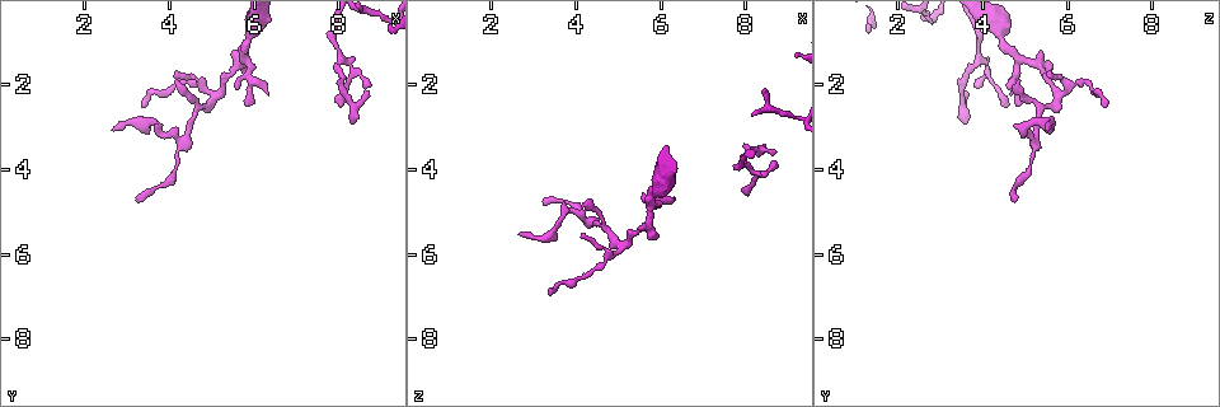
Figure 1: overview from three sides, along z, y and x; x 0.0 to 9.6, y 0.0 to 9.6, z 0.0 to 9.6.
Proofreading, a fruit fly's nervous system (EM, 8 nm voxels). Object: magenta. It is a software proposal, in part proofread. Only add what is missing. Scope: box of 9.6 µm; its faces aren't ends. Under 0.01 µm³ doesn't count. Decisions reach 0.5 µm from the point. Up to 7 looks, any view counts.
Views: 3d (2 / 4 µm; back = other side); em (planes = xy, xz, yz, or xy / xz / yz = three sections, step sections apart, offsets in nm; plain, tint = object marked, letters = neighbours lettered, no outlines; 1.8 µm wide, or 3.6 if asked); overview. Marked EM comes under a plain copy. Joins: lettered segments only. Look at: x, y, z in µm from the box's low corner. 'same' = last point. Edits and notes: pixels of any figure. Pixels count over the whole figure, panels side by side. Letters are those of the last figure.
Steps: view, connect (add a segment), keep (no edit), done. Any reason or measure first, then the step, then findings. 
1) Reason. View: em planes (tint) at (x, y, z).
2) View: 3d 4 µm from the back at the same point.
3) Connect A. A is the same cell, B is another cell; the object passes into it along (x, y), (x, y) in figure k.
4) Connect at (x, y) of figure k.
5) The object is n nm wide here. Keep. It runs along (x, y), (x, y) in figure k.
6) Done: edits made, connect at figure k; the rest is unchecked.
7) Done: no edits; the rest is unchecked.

Tapers out. View: em planes (letters) at (2.60, 3.10, 5.50).

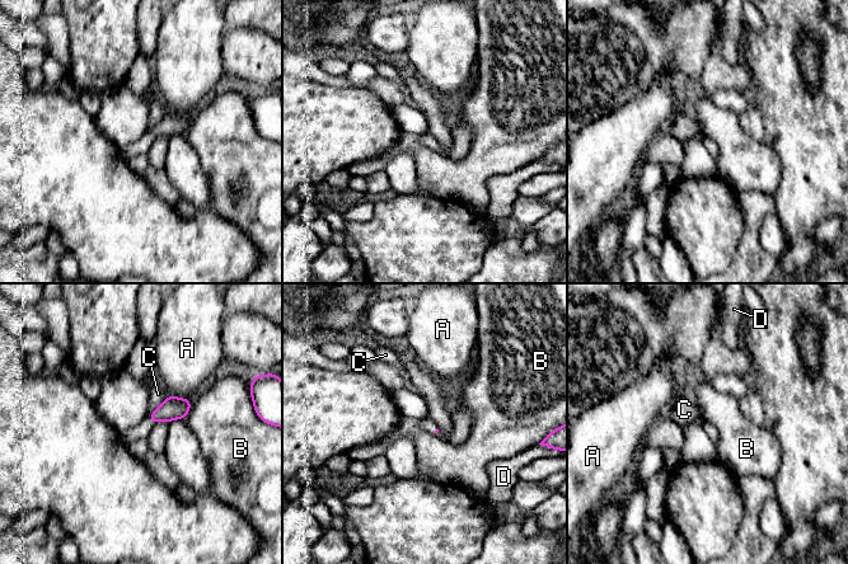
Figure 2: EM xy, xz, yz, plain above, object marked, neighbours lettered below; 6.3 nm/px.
Keep. A, B, C and D are other cells; a border runs along (192, 404), (184, 419) in figure 2; no lettered segment goes on from it.

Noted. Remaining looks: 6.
Three-way junction. View: em planes (letters) at (5.80, 1.40, 4.80).

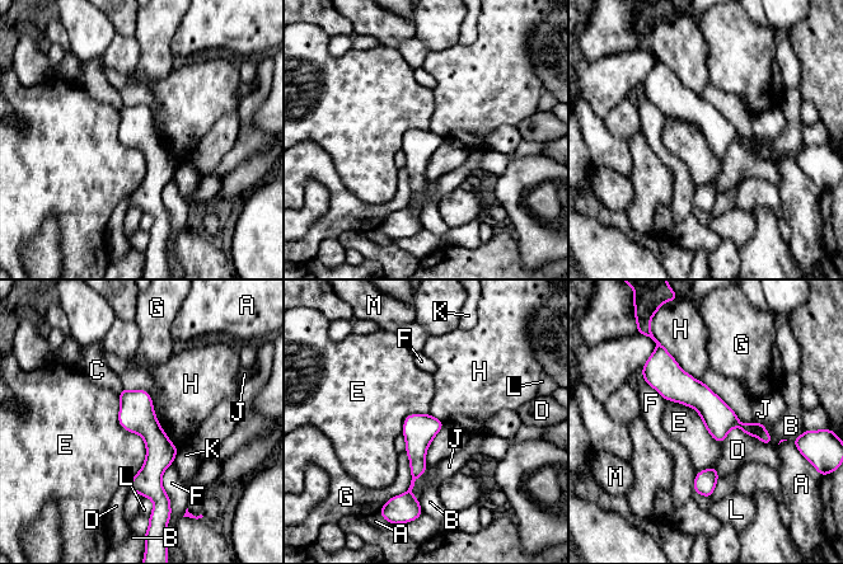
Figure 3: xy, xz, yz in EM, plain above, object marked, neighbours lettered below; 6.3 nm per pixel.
The longest contact is with E, 550 nm. Keep. A, B, C, D, E, F, G, H, J, K, L and M are other cells; none of them fits.

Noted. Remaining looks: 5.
Thin neck. View: 3d 4 µm at (4.15, 4.10, 5.05).

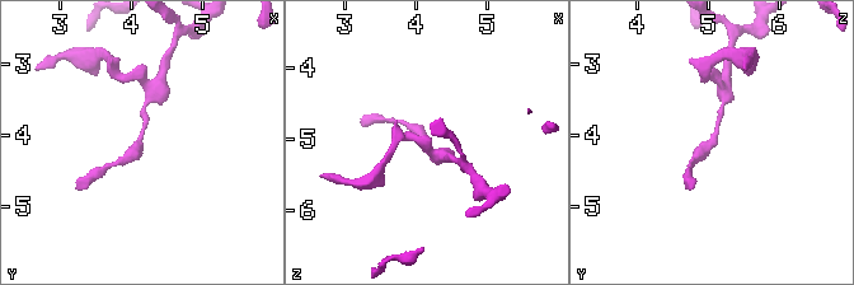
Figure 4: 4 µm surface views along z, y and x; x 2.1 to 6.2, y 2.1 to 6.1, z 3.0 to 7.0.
View: em planes (letters) at (4.10, 4.10, 5.00).

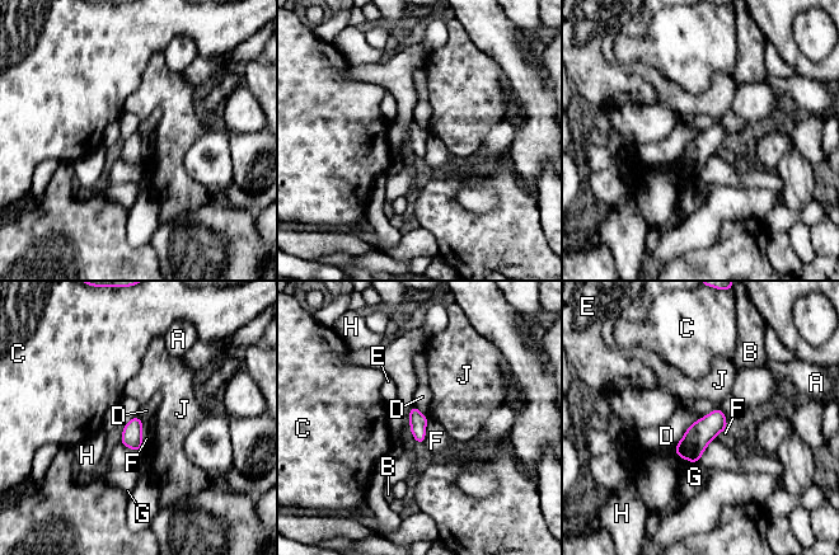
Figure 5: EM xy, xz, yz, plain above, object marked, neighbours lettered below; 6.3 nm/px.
Keep. A, B, C, D, E, F, G, H and J are other cells; a border runs along (701, 418), (687, 429), (674, 446) in figure 5; none of them fits.

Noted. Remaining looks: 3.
Done: no edits; the rest is unchecked.

